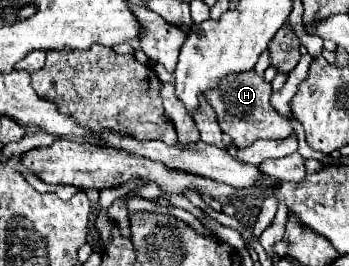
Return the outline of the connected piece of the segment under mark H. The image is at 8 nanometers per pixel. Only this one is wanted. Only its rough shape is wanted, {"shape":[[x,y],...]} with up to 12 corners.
{"shape":[[254,70],[206,92],[238,148],[284,140],[288,118],[270,106],[270,84]]}

